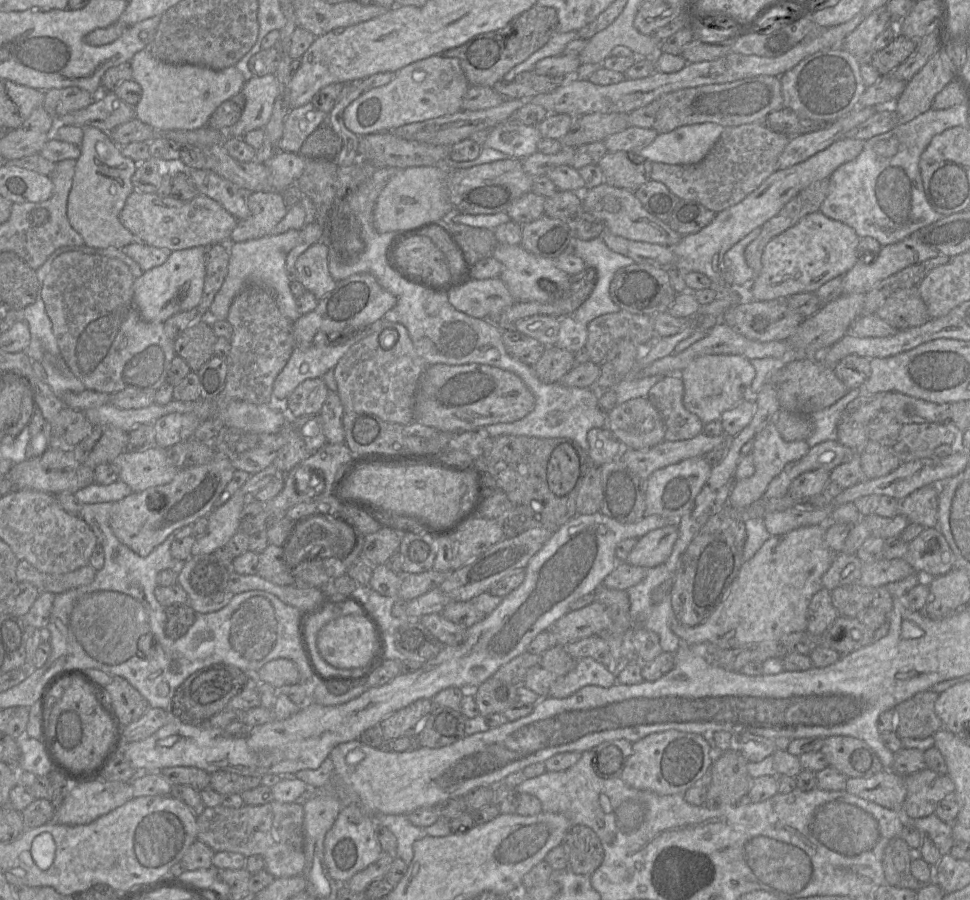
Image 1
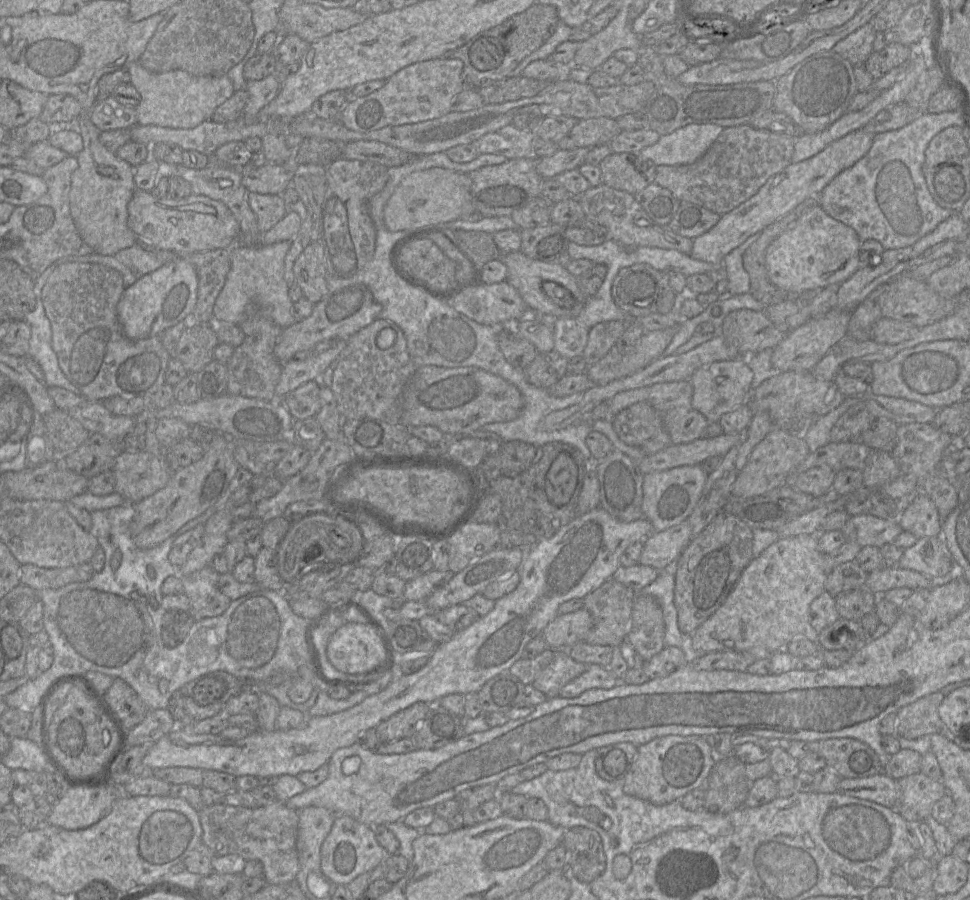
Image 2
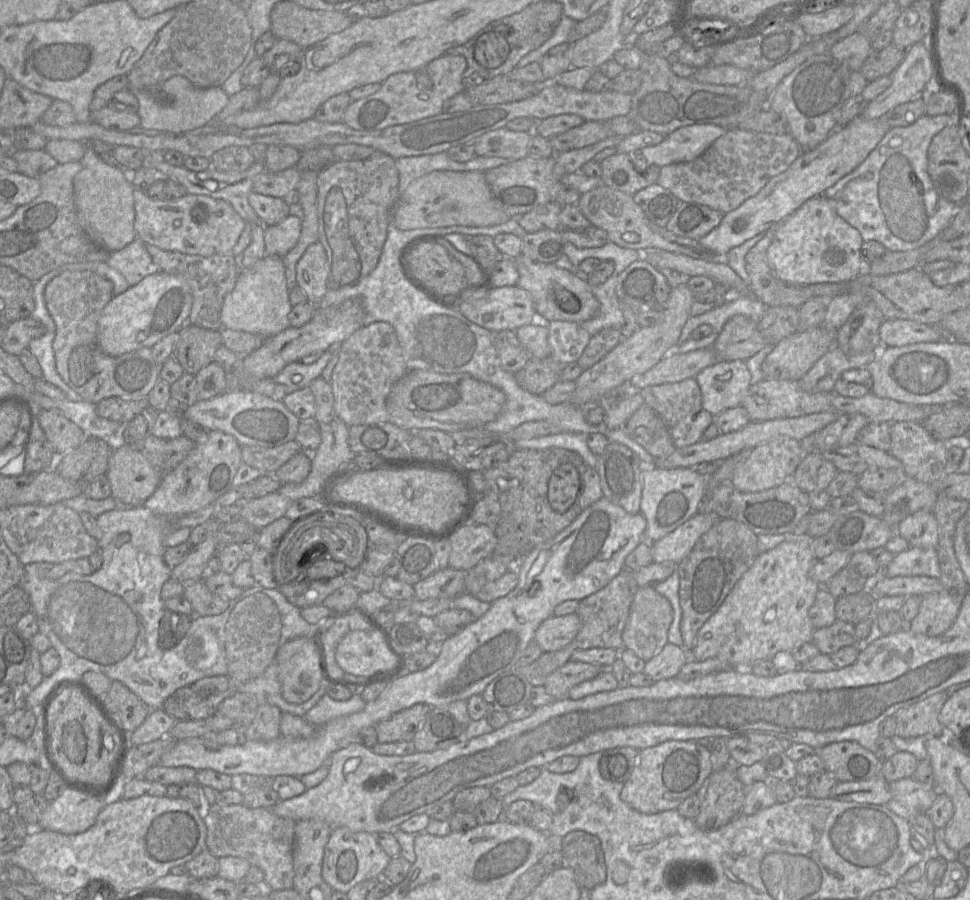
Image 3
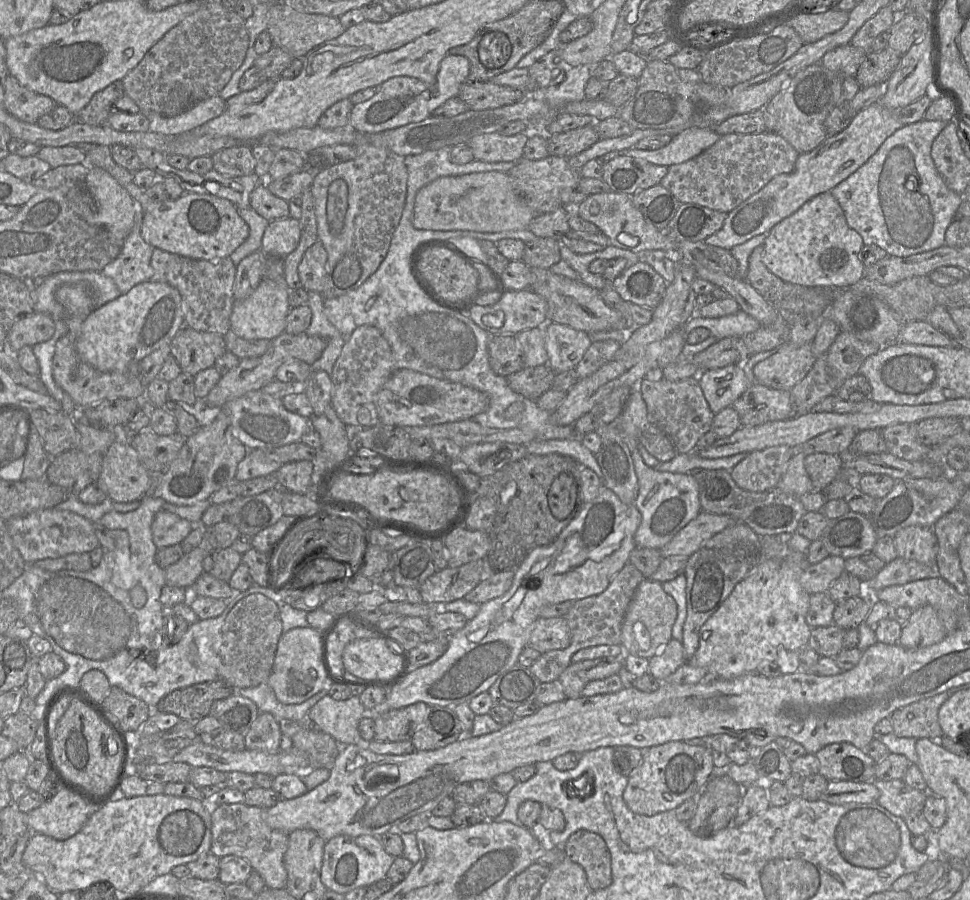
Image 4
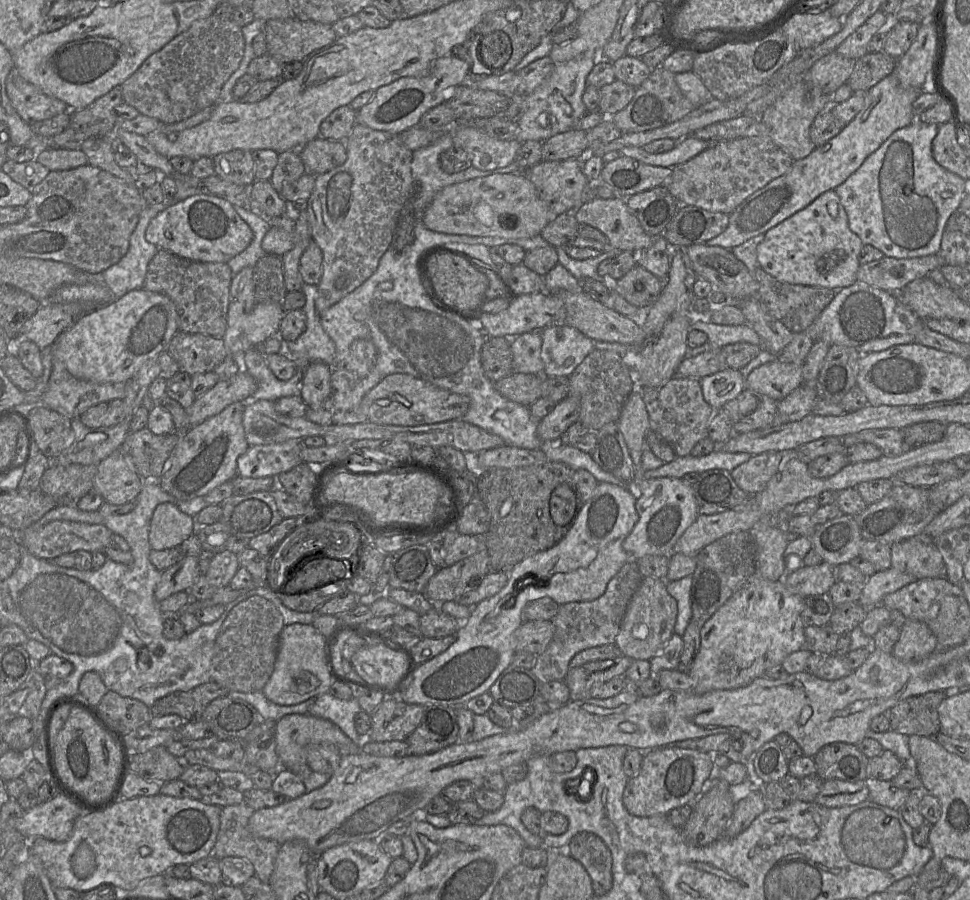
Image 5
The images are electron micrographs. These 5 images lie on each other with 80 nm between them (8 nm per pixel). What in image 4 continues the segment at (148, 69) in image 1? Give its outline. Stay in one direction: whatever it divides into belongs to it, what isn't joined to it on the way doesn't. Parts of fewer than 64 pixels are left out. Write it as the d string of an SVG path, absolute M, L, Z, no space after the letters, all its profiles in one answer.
M216 95L200 101L187 111L173 117L158 113L143 113L149 120L149 131L164 135L180 135L219 117L226 109L226 101Z

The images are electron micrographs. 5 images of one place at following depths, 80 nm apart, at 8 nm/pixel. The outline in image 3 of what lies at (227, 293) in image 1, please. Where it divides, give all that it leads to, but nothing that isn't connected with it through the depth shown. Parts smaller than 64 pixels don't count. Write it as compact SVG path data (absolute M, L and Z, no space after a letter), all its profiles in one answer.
M266 255L249 267L241 267L234 289L224 299L221 310L221 323L224 328L249 332L270 338L290 326L288 315L292 309L289 300L289 288L286 283L283 258Z

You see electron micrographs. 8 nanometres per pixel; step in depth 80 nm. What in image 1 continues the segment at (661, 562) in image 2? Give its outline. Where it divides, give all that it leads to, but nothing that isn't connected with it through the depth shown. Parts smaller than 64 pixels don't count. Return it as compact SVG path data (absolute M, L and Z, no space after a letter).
M669 524L650 531L637 539L636 545L625 562L645 568L664 564L672 552L677 538L678 527L676 524Z

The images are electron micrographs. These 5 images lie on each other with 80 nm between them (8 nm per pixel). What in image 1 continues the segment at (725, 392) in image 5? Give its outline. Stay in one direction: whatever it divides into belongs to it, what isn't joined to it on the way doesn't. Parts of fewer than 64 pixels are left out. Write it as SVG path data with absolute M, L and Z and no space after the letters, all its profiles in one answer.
M705 355L694 359L680 373L684 385L683 404L704 424L719 420L722 413L750 397L755 369L749 359L740 355Z

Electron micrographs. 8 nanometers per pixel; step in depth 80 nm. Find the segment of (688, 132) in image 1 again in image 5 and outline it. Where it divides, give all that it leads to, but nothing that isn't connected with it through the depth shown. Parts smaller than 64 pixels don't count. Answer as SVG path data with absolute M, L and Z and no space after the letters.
M689 135L678 141L676 146L667 152L651 154L643 147L625 147L621 150L621 155L640 160L653 166L673 168L697 156L711 144L710 142Z

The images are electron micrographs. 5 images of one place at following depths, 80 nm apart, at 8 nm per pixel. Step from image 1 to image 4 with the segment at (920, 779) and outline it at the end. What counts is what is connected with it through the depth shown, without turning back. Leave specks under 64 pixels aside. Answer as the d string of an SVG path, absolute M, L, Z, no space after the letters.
M873 779L880 796L878 804L895 816L905 818L913 809L923 808L928 791L920 791L907 785L902 779Z

